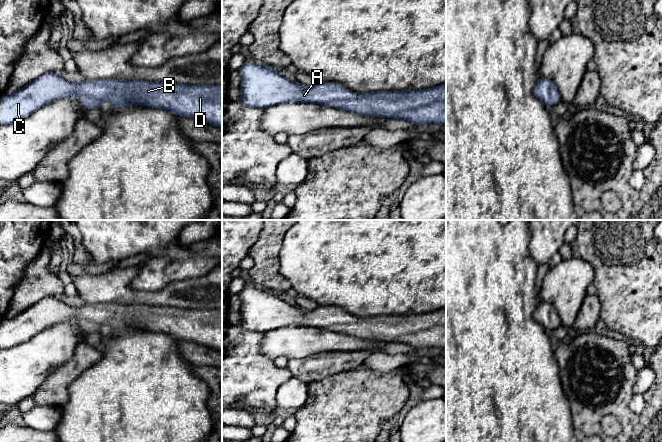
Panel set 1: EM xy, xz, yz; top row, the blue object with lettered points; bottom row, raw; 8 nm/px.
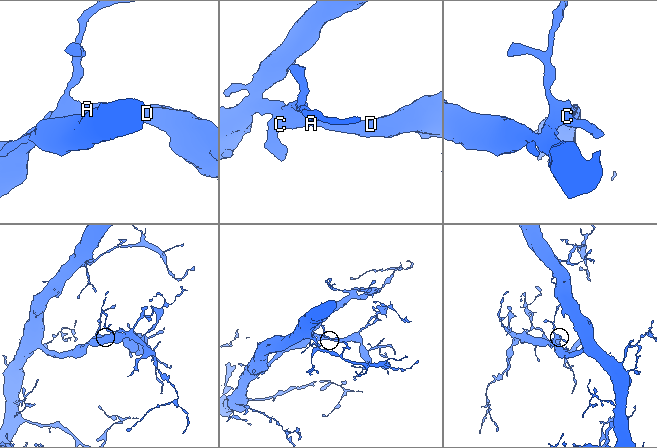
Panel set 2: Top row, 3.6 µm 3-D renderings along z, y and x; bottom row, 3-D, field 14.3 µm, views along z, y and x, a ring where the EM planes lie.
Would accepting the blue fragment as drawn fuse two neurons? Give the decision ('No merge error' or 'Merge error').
No merge error

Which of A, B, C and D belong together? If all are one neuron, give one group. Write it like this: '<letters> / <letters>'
A B C D

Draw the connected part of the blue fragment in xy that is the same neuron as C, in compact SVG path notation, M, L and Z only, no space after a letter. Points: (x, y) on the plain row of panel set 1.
M46 296L15 317L0 322L0 349L13 347L30 340L43 329L67 319L75 319L86 333L99 331L103 325L120 332L128 328L163 332L180 341L193 341L222 353L222 309L184 309L170 306L152 306L118 303L99 303L72 307L60 297Z

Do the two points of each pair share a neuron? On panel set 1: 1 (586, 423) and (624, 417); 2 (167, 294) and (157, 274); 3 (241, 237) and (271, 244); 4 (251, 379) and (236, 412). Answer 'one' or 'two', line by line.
1: one
2: two
3: two
4: two

